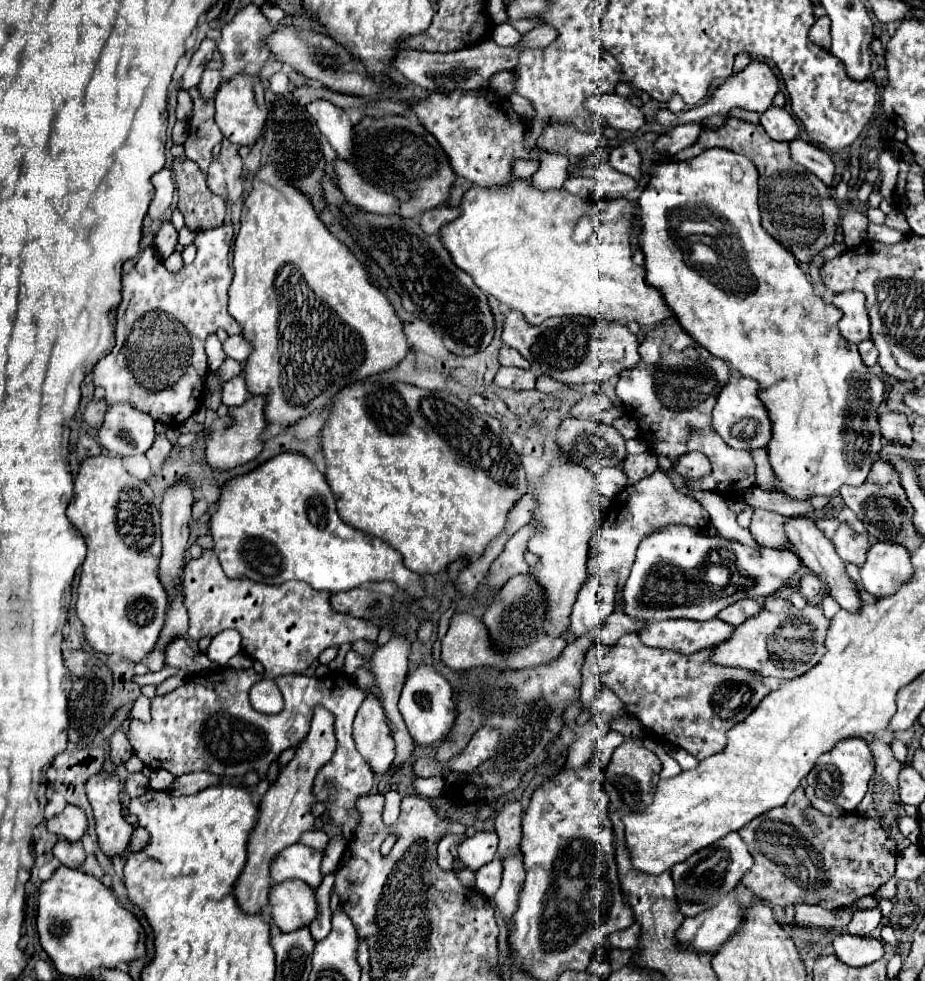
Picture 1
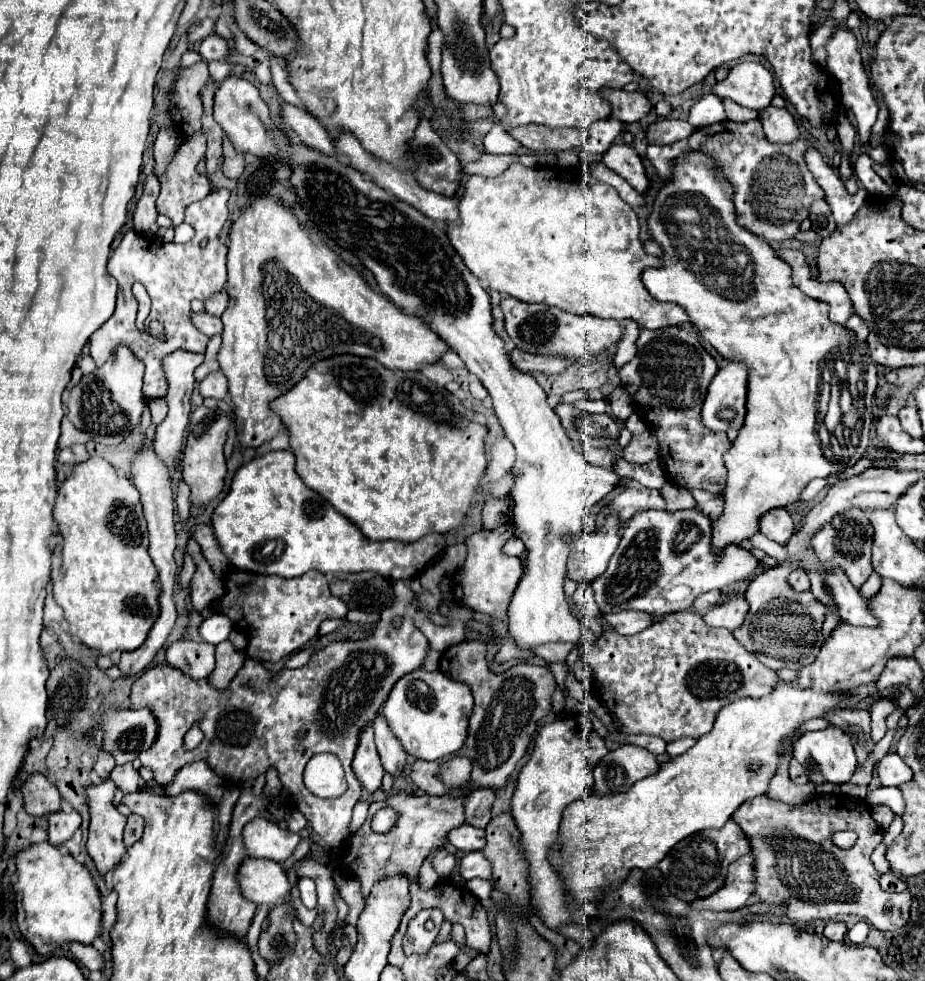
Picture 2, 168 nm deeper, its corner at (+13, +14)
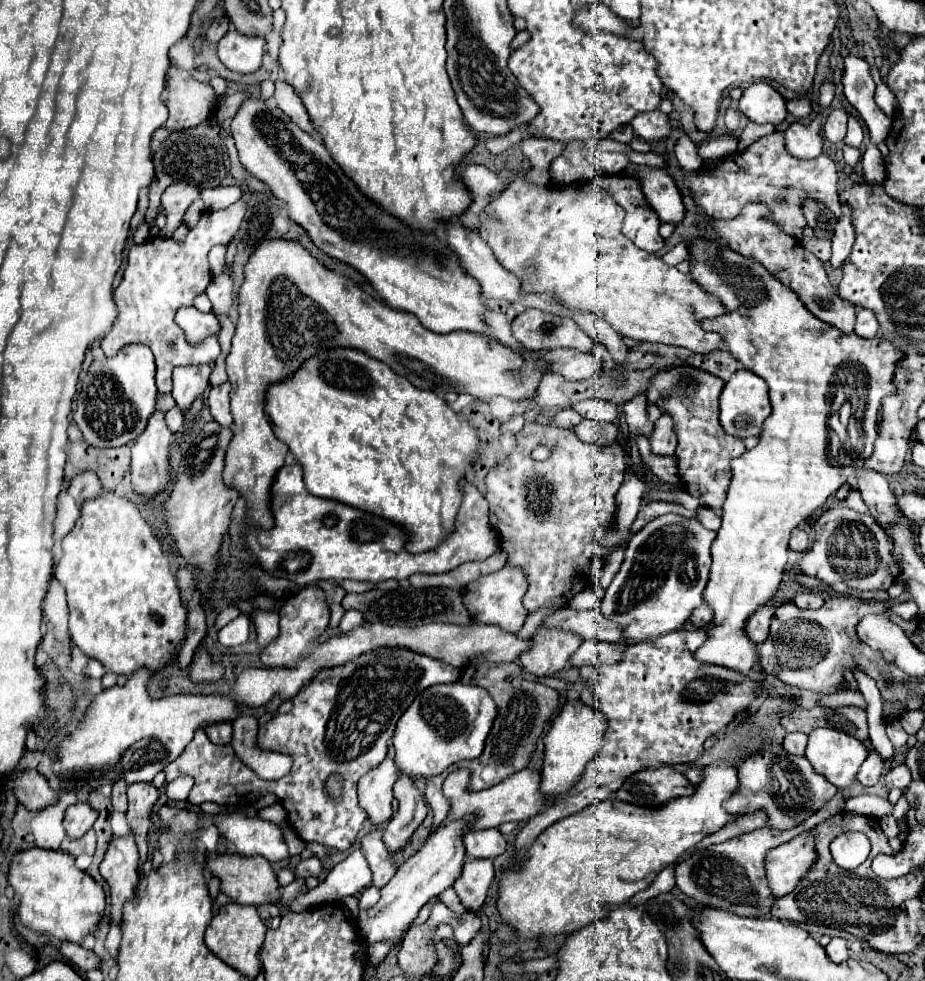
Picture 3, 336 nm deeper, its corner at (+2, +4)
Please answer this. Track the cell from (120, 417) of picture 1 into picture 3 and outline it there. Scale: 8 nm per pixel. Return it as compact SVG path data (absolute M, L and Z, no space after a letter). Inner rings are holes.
M123 346L113 358L93 360L77 390L73 420L81 428L87 444L97 448L117 448L135 440L147 426L155 410L155 360L147 346Z

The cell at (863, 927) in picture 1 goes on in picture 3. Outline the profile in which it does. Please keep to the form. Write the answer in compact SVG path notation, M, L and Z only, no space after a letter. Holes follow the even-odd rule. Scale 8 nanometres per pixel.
M831 938L831 942L825 946L825 952L829 954L829 960L845 962L847 956L847 942L843 938Z

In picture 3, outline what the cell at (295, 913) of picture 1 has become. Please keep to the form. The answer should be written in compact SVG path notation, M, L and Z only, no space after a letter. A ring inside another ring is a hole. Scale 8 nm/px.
M207 852L205 854L205 868L221 880L221 892L231 902L245 904L245 906L261 906L261 904L275 904L279 900L277 876L265 858Z

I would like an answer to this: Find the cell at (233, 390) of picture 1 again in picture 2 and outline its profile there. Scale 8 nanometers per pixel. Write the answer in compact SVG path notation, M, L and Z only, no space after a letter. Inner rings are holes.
M222 370L208 374L202 382L200 382L200 394L204 398L216 398L216 400L224 400L228 394L228 380L224 376Z

